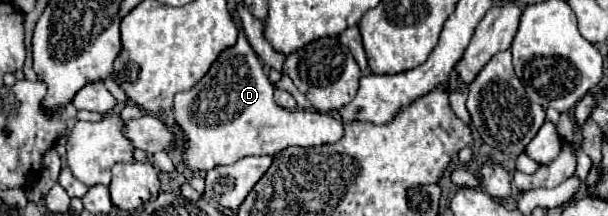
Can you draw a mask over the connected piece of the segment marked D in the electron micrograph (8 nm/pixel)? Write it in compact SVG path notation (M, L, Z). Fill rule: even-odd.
M243 31L239 35L237 43L219 55L219 59L207 71L207 75L193 89L175 95L173 117L175 117L177 127L183 133L183 143L181 143L183 163L193 173L209 171L219 165L231 165L247 155L277 155L279 151L283 151L289 145L313 147L313 145L335 143L343 135L343 123L333 119L327 113L287 111L273 101L273 85L265 77L261 61L257 57L257 53L251 49Z

